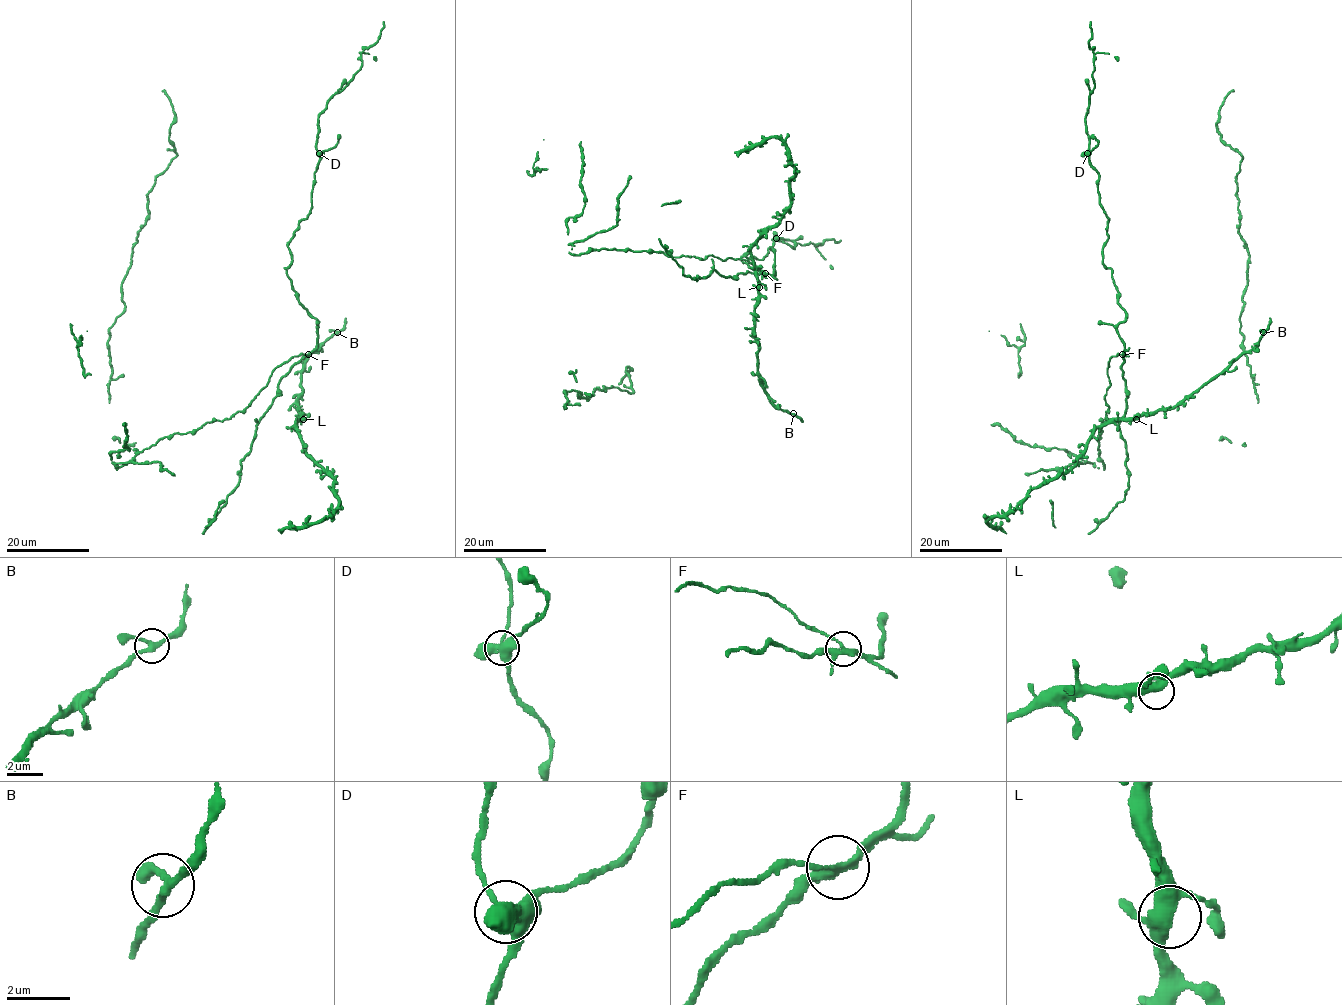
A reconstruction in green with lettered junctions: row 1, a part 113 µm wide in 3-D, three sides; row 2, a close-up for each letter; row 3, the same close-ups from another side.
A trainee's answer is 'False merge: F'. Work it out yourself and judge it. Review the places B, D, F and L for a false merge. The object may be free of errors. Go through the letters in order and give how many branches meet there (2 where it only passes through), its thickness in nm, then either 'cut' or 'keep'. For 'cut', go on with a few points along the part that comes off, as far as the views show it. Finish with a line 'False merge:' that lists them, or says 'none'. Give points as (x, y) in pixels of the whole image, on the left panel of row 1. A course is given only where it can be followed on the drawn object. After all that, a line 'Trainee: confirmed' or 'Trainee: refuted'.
B: 3 | 240 nm | keep
D: 4 | 360 nm | keep
F: 4 | 240 nm | cut
L: 4 | 400 nm | keep
False merge: F
Trainee: confirmed

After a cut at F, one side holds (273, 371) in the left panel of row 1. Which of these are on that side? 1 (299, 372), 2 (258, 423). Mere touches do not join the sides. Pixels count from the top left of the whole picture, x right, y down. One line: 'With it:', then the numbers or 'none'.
With it: none

